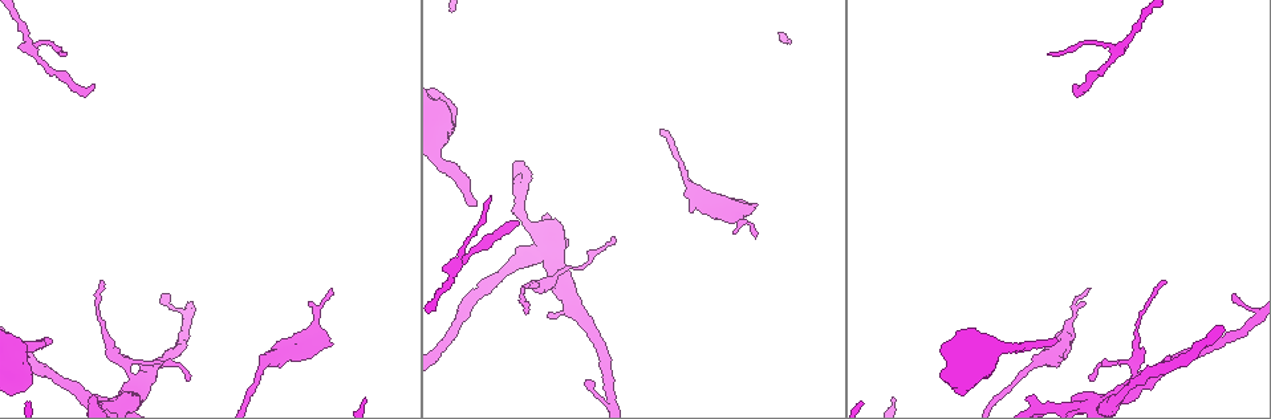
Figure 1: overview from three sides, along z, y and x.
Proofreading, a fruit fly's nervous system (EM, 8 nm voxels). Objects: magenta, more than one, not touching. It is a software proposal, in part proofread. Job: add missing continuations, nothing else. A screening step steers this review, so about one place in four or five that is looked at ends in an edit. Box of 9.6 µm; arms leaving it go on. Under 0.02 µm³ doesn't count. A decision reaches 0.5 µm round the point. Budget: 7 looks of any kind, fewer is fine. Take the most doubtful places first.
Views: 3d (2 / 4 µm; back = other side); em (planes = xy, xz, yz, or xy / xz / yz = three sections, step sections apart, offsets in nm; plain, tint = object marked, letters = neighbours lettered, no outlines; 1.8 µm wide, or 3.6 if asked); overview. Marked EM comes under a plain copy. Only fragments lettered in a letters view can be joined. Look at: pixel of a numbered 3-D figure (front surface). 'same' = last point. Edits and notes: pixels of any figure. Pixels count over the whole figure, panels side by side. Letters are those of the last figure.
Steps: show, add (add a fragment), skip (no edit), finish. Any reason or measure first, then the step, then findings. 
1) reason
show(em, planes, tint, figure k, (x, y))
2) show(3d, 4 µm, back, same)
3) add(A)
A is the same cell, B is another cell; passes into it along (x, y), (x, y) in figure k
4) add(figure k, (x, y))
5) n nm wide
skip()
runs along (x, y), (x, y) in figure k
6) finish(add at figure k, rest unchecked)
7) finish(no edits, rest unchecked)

show(3d, 2 µm, figure 1, (477, 205))

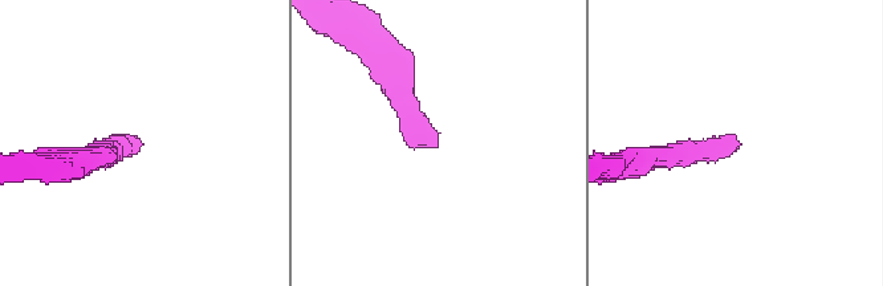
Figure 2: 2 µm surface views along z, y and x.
shape alone is not enough
show(em, yz, step 8, tint, figure 2, (734, 138))

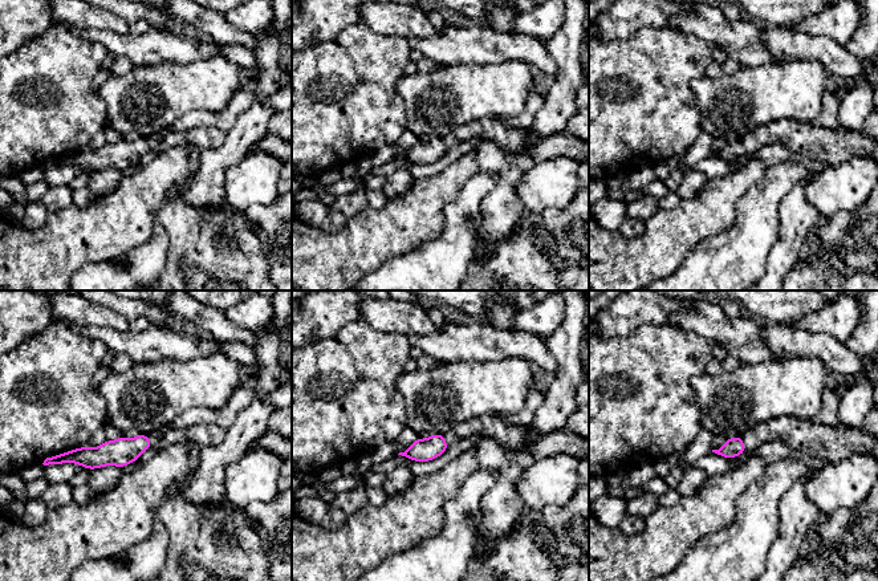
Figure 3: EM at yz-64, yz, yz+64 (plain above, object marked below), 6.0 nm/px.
show(em, planes, letters, same)

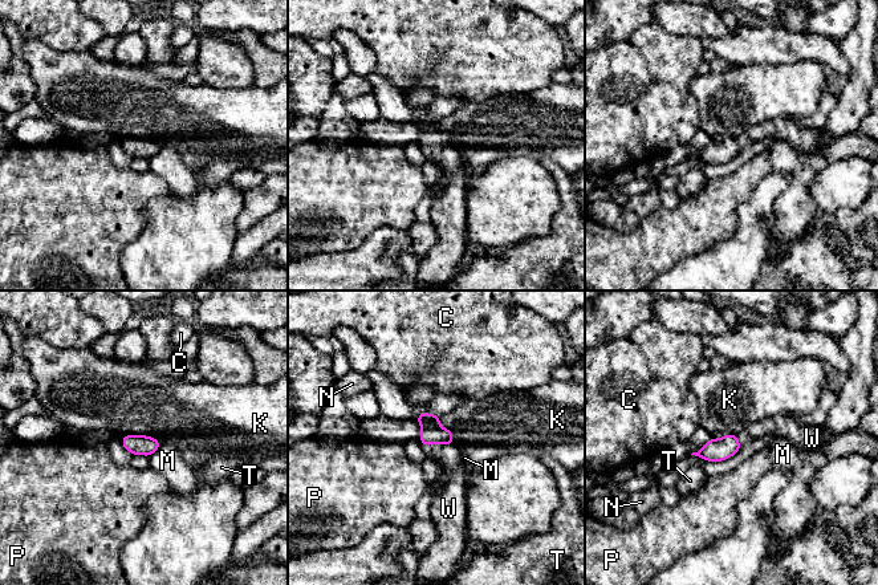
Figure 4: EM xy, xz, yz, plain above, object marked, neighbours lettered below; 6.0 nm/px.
130 nm wide
add(W)
W is the same cell, C, K, M, N, P and T are other cells; passes into it along (433, 433), (438, 443), (448, 455) in figure 4; it goes on there

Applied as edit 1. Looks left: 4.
free end
show(em, planes, letters, figure 1, (1073, 84))

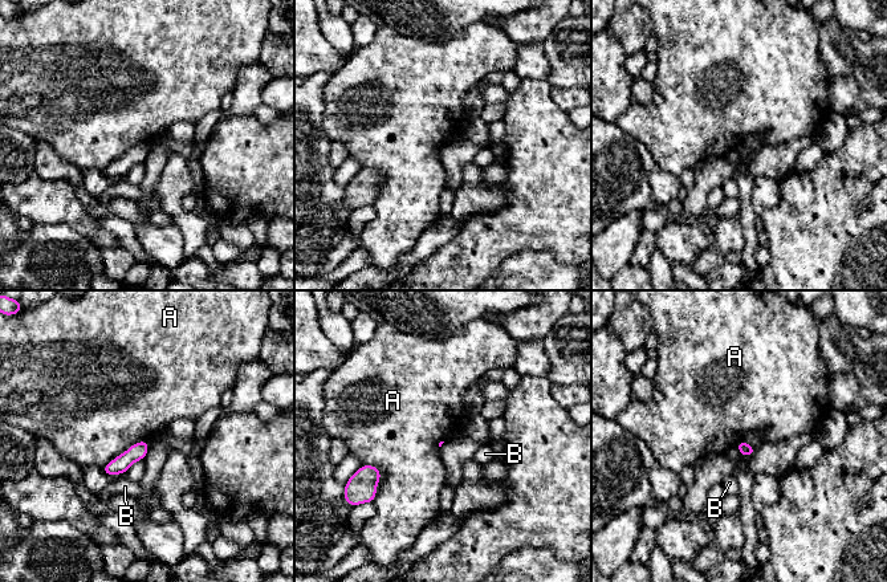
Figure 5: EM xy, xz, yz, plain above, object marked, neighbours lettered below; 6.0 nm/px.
A touches over 340 nm
skip()
A and B are other cells; runs along (145, 444), (121, 464), (108, 469) in figure 5; no lettered fragment goes on from it

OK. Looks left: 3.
thick end
show(em, 3.6 µm, planes, letters, figure 1, (752, 209))

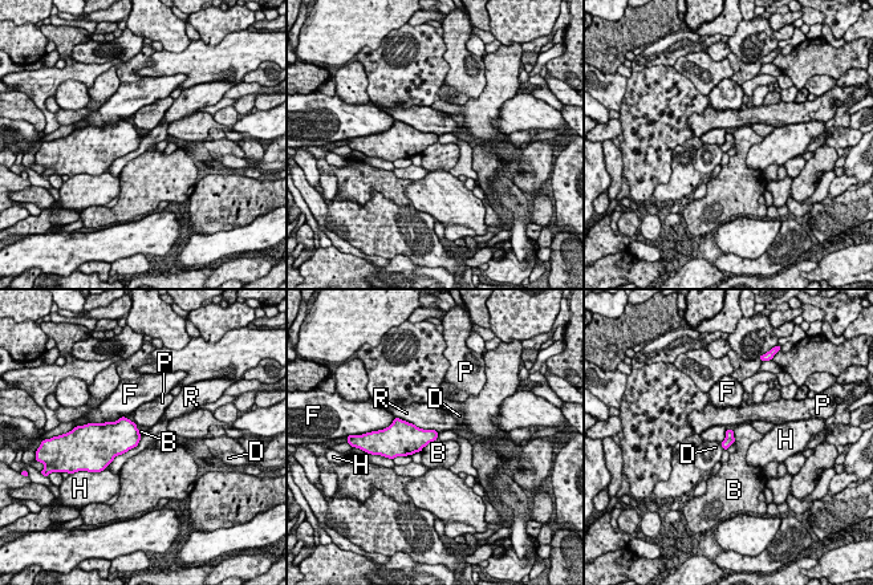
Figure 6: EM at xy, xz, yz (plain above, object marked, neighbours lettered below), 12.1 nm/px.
skip()
B, D, F, H, P and R are other cells; border along (437, 438), (419, 451) in figure 6; no lettered fragment goes on from it

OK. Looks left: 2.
finish(add at figure 4, rest unchecked)

